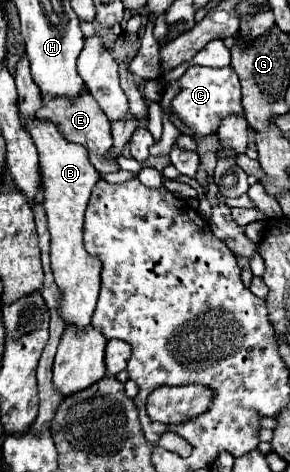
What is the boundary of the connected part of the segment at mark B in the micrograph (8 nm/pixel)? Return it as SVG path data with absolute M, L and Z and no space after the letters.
M18 115L20 123L30 133L38 155L40 155L40 177L42 177L42 191L44 191L44 209L48 217L48 231L50 231L50 259L52 259L52 273L54 281L60 289L60 303L58 315L64 323L76 329L86 329L90 325L98 291L100 291L100 271L102 263L98 257L88 255L82 245L82 225L84 225L84 211L88 205L88 197L100 173L92 167L88 159L88 151L84 147L64 141L58 129L44 121L44 119L26 119Z

